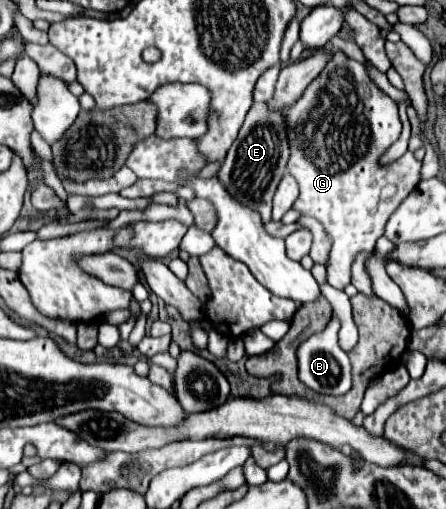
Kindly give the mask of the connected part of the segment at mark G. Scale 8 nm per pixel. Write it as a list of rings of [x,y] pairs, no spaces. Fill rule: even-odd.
[[[335,51],[327,61],[327,67],[311,81],[305,93],[287,109],[287,137],[291,143],[291,155],[287,171],[299,183],[299,197],[295,209],[303,215],[319,219],[333,241],[331,259],[327,267],[327,283],[335,289],[343,289],[351,279],[351,263],[359,251],[373,251],[375,241],[383,235],[391,213],[407,199],[407,195],[419,183],[421,163],[413,153],[405,153],[391,165],[379,167],[377,159],[393,145],[401,135],[401,121],[397,103],[383,93],[367,75],[365,65],[347,57],[343,51]]]

